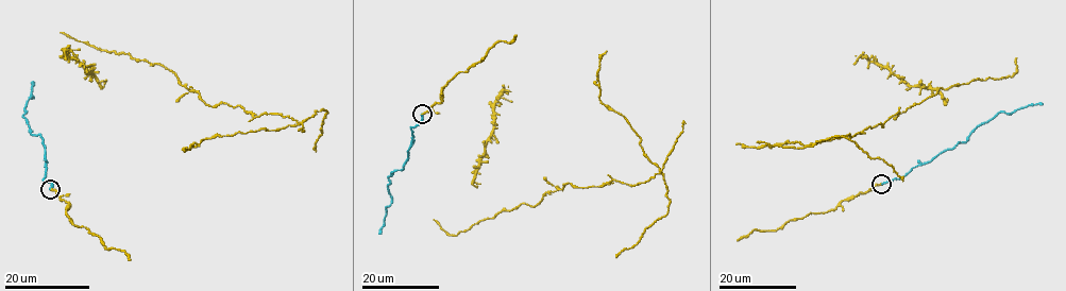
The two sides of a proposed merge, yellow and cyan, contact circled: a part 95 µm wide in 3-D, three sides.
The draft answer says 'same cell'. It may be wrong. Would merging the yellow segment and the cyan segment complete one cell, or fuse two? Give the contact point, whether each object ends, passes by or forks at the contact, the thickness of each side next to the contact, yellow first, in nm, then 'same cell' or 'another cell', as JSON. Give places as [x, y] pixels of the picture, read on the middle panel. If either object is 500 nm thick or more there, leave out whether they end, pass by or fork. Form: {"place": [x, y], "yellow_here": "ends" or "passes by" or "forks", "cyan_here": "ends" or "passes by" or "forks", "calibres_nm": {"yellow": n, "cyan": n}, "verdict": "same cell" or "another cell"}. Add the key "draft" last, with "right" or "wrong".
{"place": [422, 114], "yellow_here": "ends", "cyan_here": "ends", "calibres_nm": {"yellow": 240, "cyan": 300}, "verdict": "same cell", "draft": "right"}

